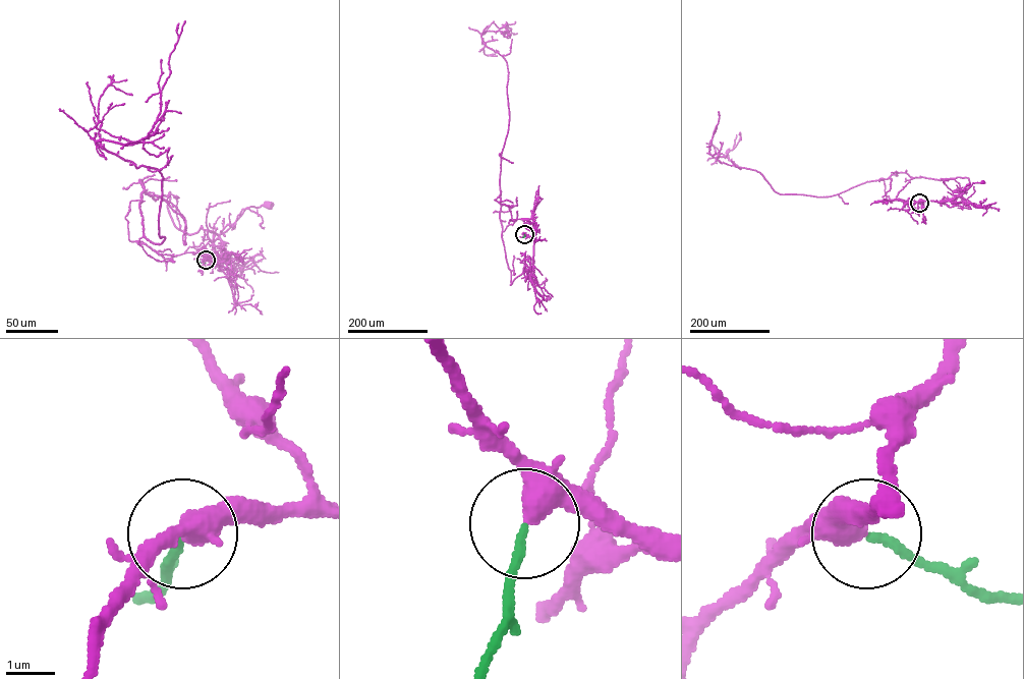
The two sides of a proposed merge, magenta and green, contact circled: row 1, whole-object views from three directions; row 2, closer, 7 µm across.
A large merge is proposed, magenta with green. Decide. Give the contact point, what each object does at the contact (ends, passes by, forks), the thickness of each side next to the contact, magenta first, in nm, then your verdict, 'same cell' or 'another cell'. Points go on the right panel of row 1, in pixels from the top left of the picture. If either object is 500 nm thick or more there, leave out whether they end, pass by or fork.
place (919, 203); magenta forks; green ends; calibres 280 and 170 nm; same cell

